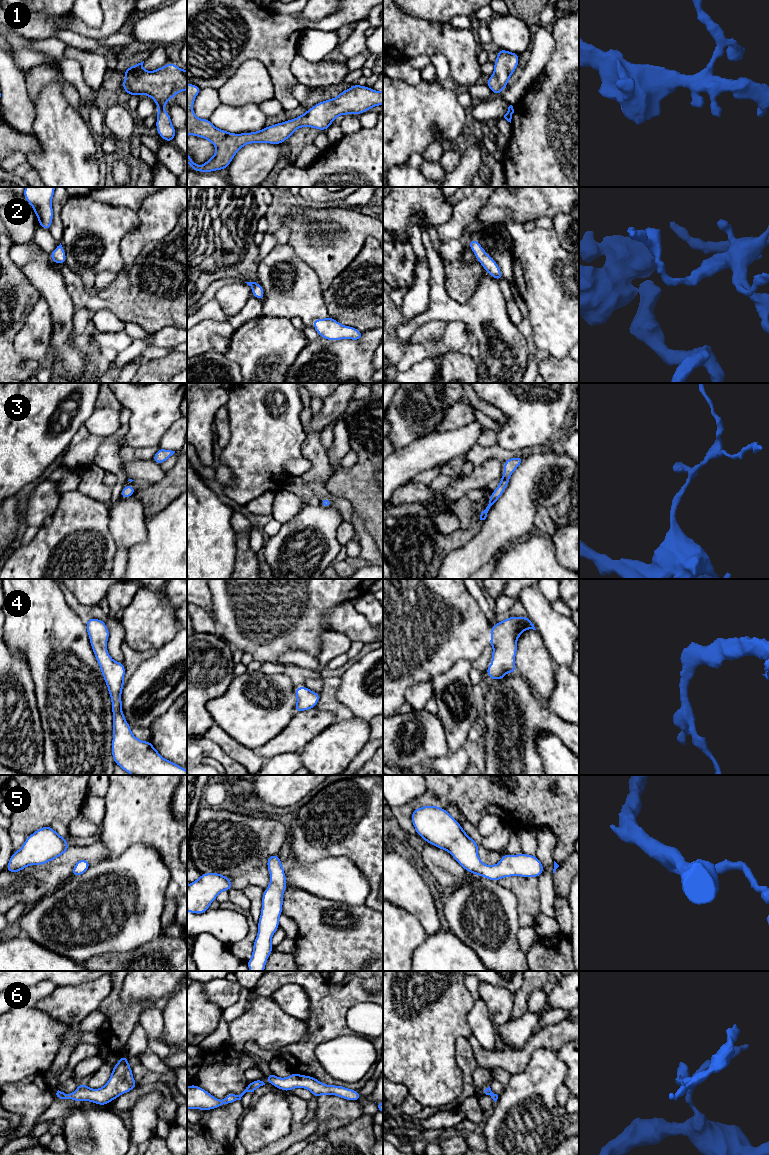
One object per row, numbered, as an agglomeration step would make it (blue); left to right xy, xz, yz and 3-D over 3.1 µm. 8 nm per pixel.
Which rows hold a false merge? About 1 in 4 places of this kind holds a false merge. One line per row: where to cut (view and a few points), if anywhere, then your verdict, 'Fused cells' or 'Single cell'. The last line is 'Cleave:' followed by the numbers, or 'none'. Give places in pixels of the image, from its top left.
1: No split. Single cell
2: No split. Single cell
3: No split. Single cell
4: No split. Single cell
5: No split. Single cell
6: No split. Single cell
Cleave: none

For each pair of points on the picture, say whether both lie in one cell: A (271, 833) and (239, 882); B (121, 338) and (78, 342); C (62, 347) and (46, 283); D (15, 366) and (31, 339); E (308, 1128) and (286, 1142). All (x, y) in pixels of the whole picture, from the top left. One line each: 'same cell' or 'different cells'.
A: same cell
B: same cell
C: same cell
D: different cells
E: same cell

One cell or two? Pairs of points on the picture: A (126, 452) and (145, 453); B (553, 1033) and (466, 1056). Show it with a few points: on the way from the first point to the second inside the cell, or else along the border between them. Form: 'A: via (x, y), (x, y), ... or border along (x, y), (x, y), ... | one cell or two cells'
A: via (131, 453), (140, 453) | one cell
B: border along (466, 1038), (478, 1065) | two cells

